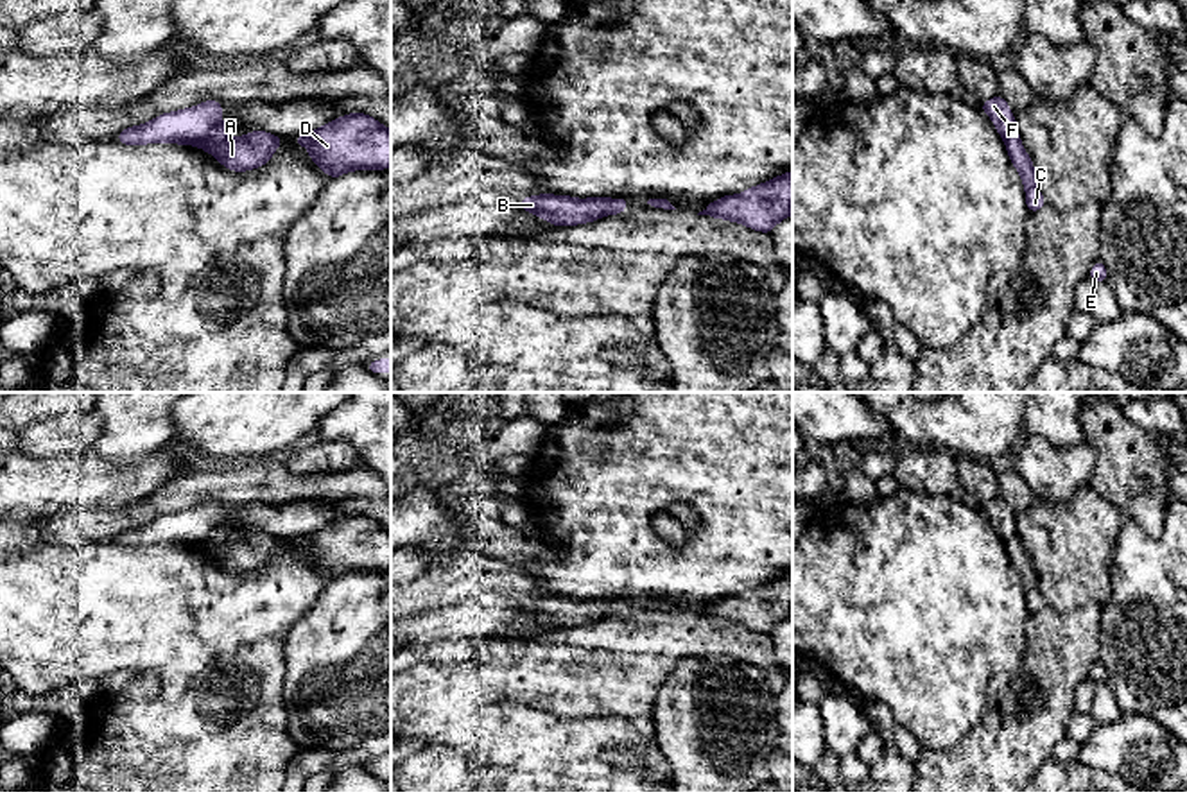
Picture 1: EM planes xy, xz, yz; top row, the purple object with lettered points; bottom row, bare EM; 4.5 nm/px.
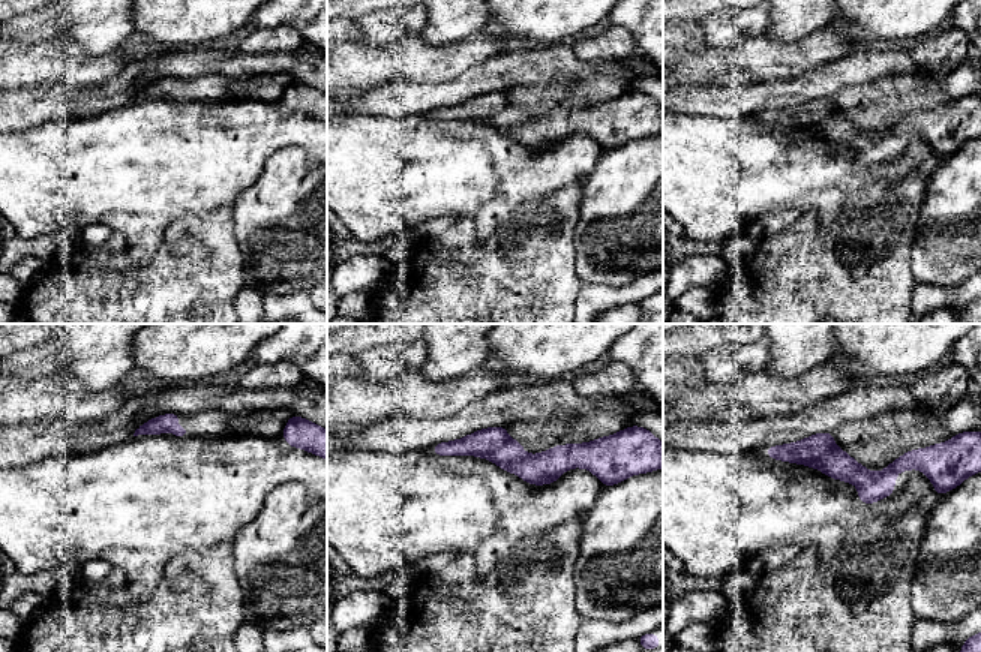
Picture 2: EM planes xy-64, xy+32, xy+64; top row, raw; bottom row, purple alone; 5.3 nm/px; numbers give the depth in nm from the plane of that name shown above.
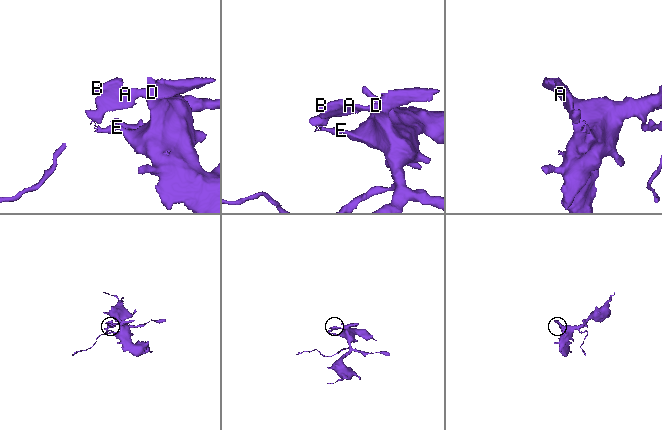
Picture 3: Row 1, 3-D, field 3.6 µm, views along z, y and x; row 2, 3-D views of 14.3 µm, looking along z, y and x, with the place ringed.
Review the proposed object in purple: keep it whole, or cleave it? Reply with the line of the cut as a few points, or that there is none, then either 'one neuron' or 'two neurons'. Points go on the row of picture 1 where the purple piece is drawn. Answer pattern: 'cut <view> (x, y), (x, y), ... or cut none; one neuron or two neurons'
cut none; one neuron

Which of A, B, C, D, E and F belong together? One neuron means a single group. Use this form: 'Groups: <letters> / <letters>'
Groups: A B C D E F

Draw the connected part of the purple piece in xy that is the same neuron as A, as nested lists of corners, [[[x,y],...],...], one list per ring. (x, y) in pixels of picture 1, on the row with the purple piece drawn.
[[[206,100],[195,108],[158,115],[147,124],[120,131],[117,136],[117,142],[124,145],[197,145],[233,172],[265,165],[283,140],[264,131],[231,138],[222,125],[222,104],[219,100]]]

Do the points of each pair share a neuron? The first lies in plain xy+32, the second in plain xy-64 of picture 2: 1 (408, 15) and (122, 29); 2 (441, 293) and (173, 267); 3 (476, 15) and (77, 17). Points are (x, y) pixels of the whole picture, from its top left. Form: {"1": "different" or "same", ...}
{"1": "different", "2": "same", "3": "same"}

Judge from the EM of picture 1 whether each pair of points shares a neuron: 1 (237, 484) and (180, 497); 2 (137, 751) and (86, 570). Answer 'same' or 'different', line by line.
1: same
2: different

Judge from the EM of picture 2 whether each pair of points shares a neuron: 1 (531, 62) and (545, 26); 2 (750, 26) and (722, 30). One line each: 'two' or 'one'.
1: two
2: one

